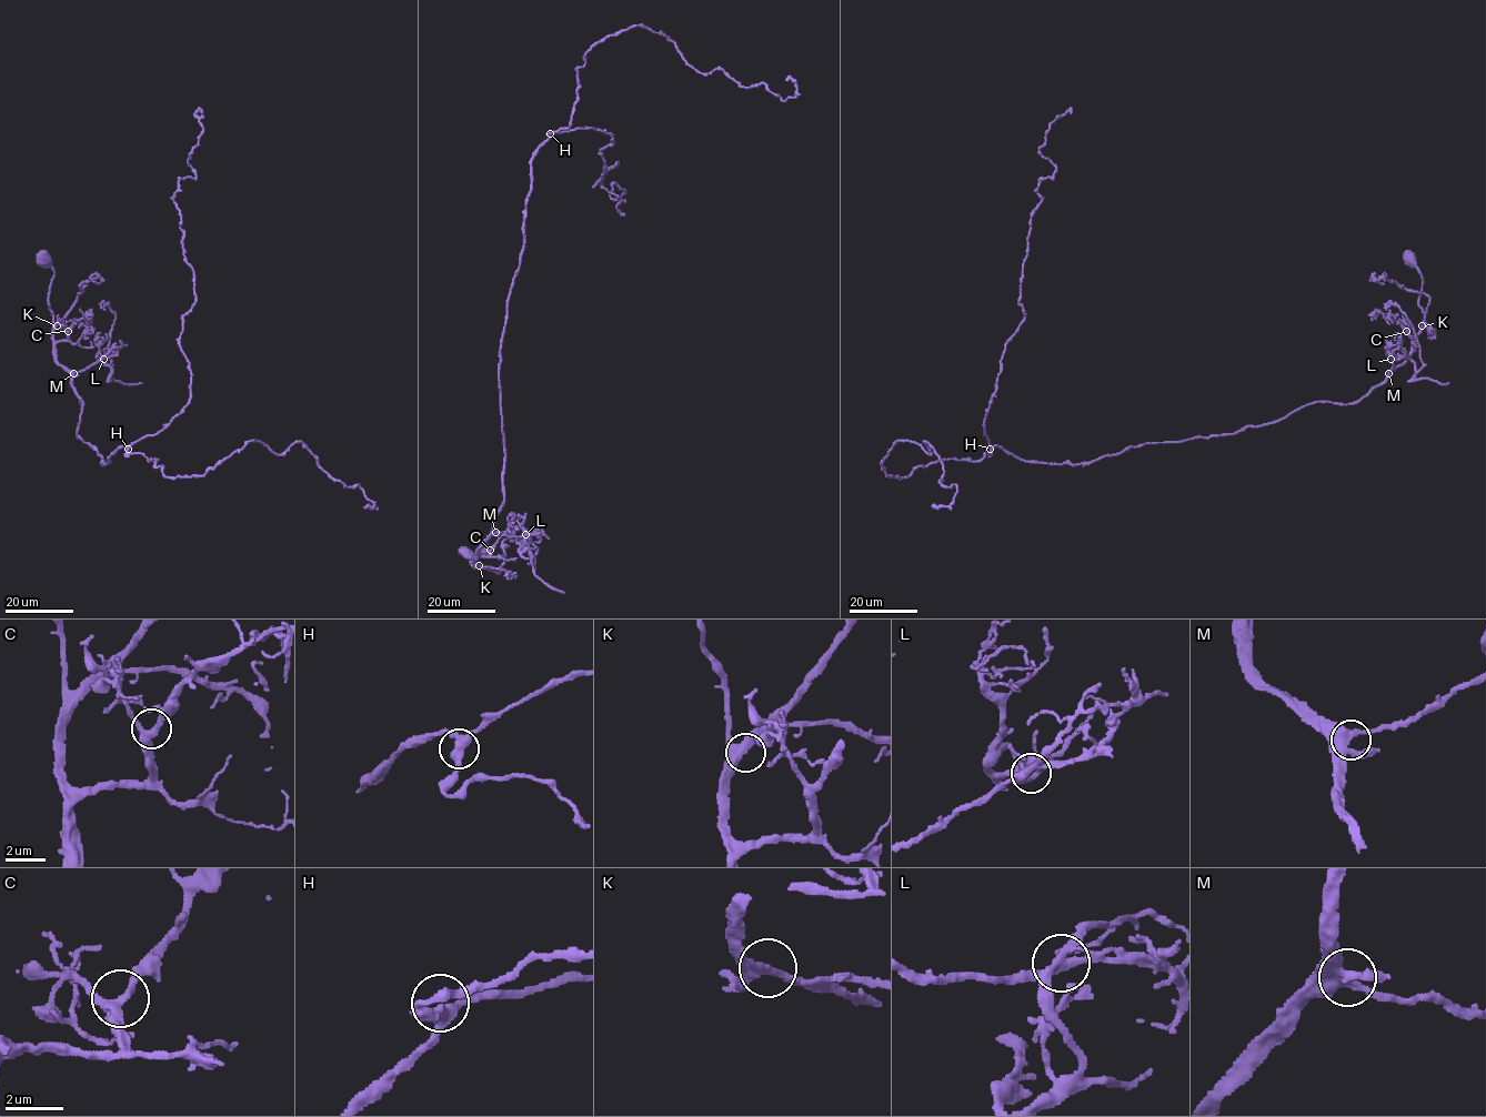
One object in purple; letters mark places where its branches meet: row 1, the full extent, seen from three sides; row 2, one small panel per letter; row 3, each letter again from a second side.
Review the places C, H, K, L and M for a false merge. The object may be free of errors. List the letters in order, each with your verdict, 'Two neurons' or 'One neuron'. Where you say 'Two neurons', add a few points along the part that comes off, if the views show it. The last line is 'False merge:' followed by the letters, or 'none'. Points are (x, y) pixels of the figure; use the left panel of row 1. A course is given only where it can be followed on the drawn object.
C: One neuron
H: One neuron
K: One neuron
L: Two neurons. Course of the part to remove: (104, 358), (102, 355), (99, 360), (112, 372), (107, 351), (114, 315), (104, 303), (102, 308), (106, 310)
M: One neuron
False merge: L

